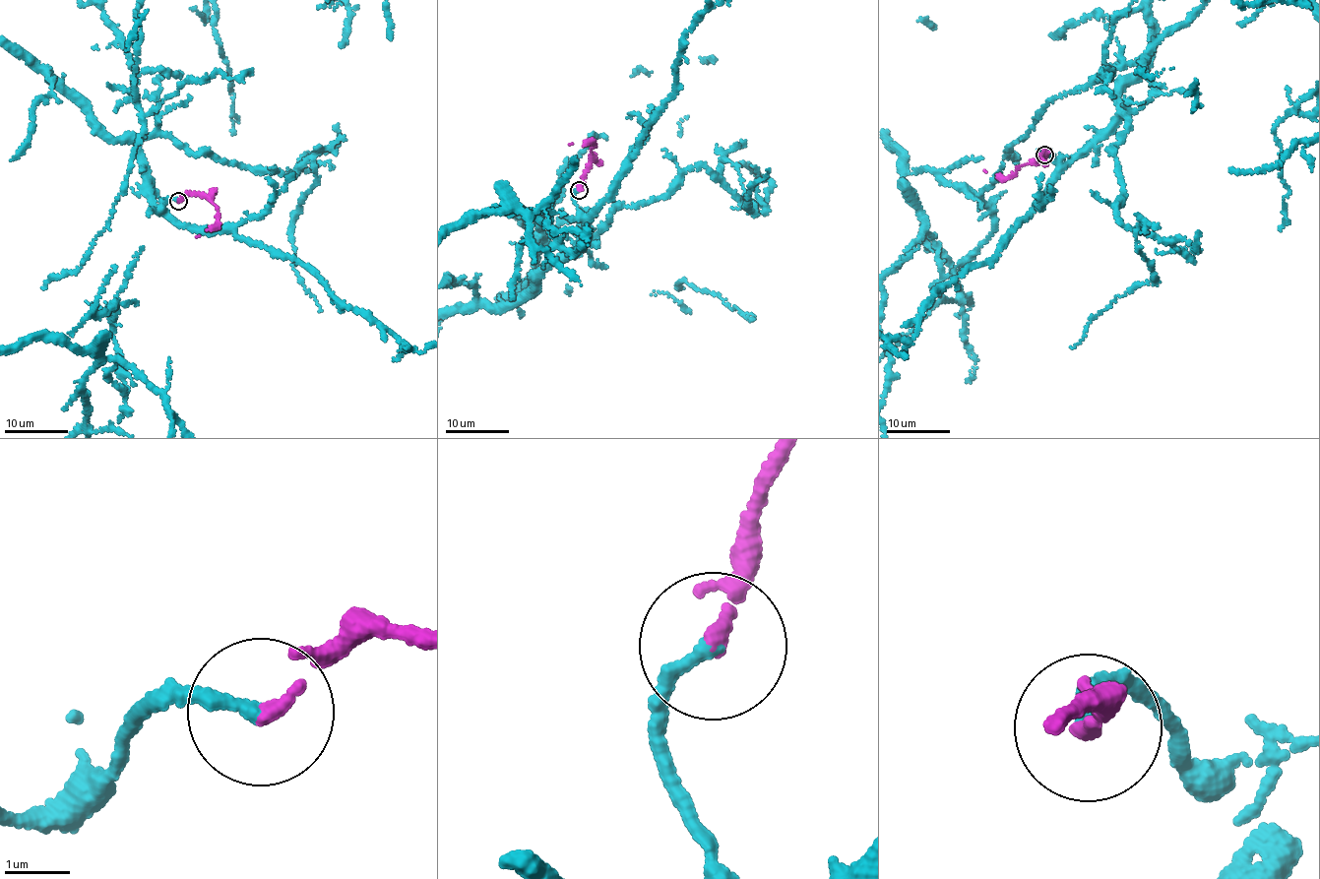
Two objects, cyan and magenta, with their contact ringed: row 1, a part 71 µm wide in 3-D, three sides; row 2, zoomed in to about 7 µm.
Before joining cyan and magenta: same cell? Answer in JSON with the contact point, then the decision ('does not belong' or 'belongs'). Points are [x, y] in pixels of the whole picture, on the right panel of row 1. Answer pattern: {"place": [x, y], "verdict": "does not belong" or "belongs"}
{"place": [1044, 155], "verdict": "belongs"}

